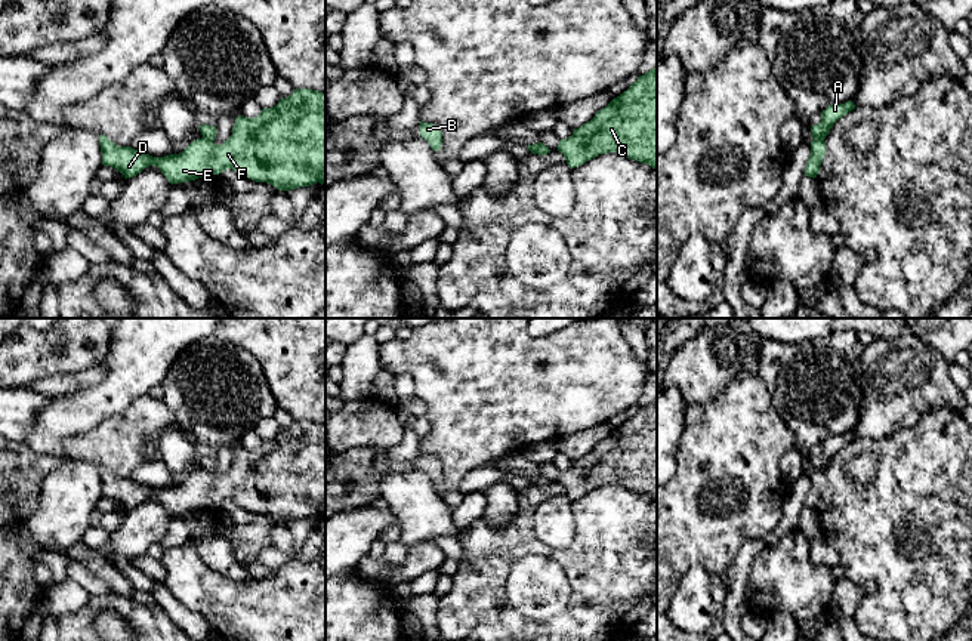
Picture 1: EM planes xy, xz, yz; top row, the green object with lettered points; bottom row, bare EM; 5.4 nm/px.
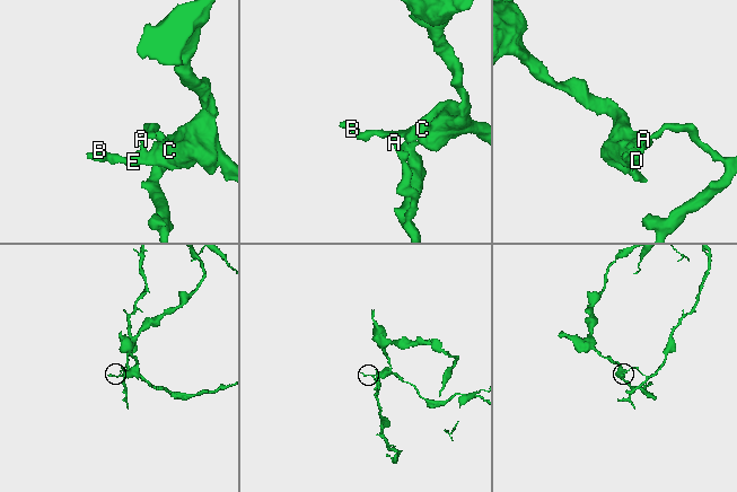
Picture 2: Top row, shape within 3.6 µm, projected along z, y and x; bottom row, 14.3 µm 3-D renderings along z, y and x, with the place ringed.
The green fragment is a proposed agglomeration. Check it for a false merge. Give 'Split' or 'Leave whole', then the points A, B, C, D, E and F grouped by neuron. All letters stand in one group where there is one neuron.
Split. Groups: A / B C D E F

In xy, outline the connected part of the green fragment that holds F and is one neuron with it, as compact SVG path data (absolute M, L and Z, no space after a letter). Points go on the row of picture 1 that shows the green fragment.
M294 89L254 118L238 115L232 135L220 145L204 138L182 152L152 157L132 147L118 147L99 135L102 164L133 178L157 166L173 185L232 169L252 181L290 191L325 184L325 93Z

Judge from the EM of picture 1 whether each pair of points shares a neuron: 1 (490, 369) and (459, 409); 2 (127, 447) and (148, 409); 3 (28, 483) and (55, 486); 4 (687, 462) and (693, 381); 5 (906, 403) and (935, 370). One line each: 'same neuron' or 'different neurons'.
1: same neuron
2: same neuron
3: different neurons
4: different neurons
5: same neuron

